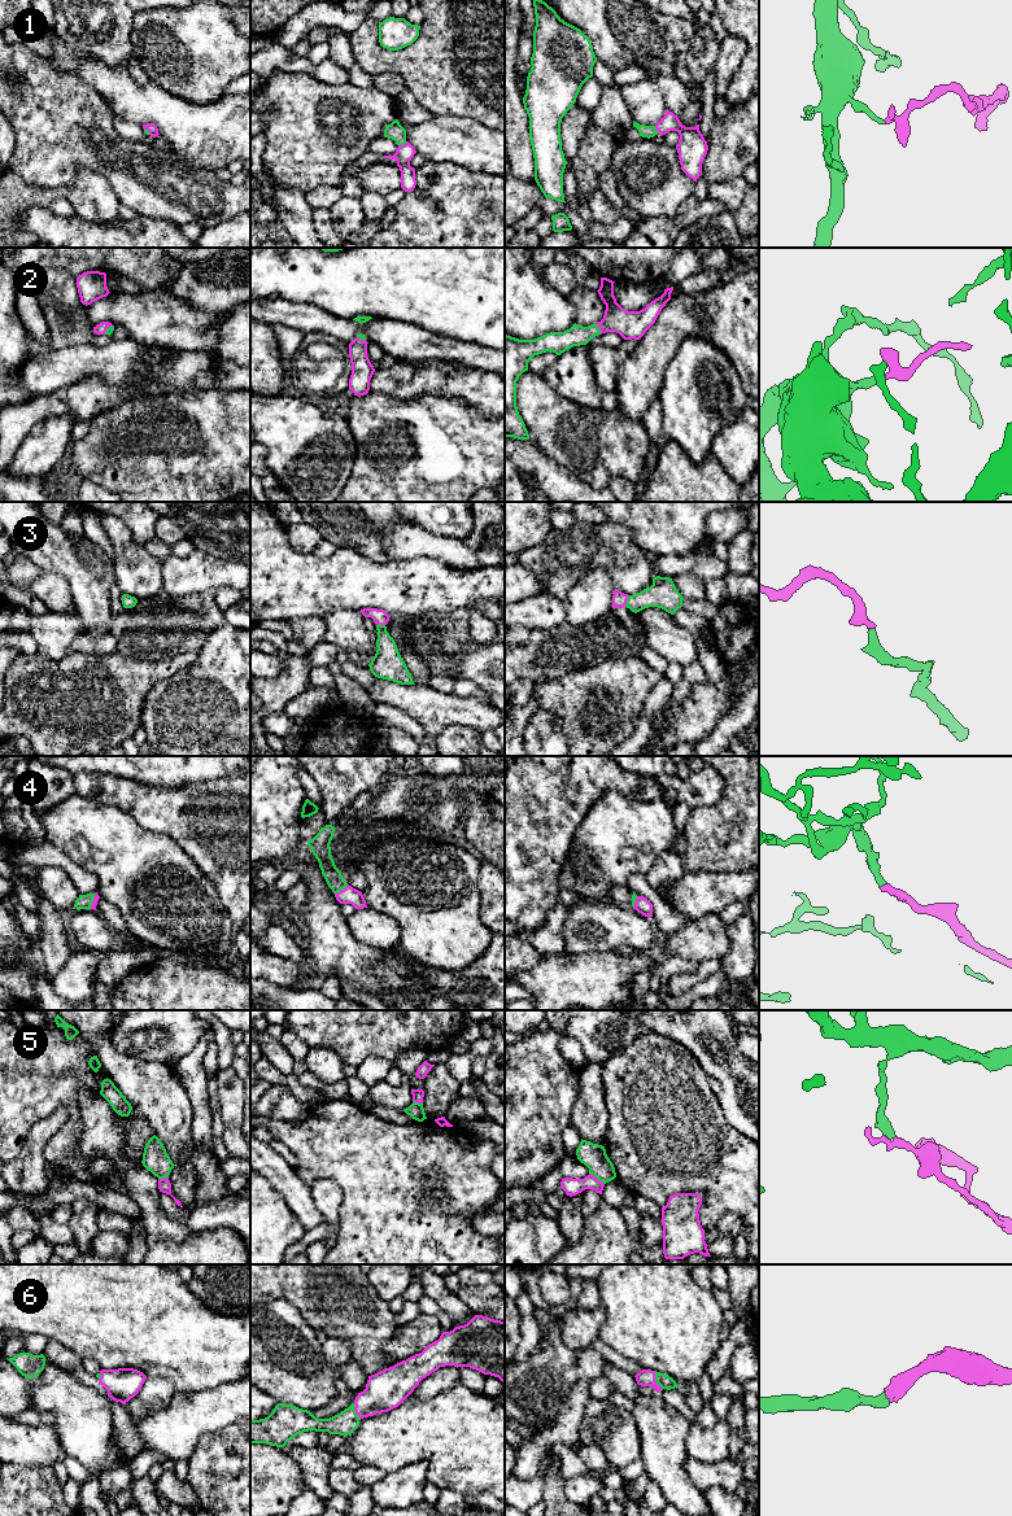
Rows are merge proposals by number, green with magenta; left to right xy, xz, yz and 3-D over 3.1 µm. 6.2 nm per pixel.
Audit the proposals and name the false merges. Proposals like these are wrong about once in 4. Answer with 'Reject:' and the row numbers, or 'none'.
Reject: 5

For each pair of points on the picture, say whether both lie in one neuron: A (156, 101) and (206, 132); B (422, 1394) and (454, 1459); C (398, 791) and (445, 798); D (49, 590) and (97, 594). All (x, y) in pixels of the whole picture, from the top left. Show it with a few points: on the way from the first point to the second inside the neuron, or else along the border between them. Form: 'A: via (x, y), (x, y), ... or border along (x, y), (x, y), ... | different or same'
A: via (169, 112), (179, 122), (193, 130) | same
B: border along (452, 1386), (427, 1399), (406, 1399) | different
C: via (410, 796), (433, 798) | same
D: border along (48, 569), (56, 571), (66, 581), (77, 610) | different

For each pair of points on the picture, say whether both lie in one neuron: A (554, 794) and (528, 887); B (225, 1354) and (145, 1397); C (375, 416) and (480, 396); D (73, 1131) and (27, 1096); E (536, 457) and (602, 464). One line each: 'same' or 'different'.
A: same
B: different
C: different
D: same
E: different

